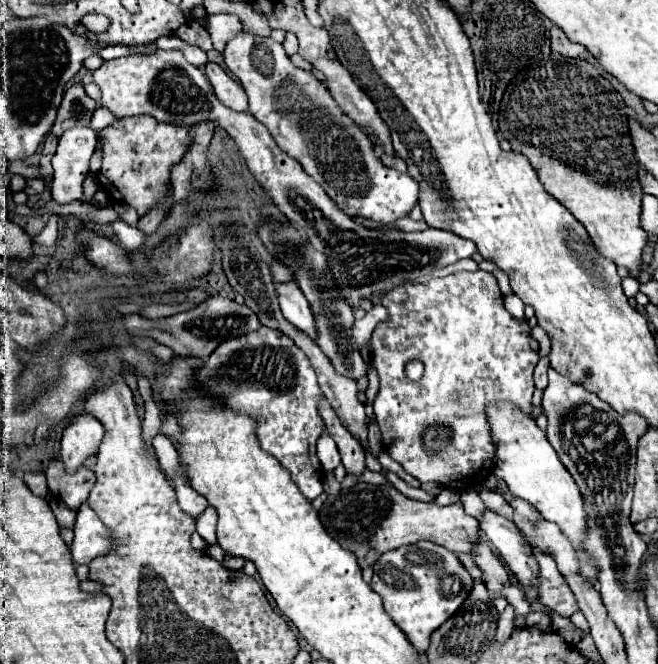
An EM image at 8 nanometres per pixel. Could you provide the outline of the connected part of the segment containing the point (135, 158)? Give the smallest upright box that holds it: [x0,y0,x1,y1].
[96,118,188,214]

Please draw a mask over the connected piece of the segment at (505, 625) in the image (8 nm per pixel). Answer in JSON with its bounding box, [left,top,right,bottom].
[496,606,514,644]

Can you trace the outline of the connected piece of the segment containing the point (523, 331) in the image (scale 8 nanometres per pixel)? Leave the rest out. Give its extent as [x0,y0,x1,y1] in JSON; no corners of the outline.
[370,270,538,492]

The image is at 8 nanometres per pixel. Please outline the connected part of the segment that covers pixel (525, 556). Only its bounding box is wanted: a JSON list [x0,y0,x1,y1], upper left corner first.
[480,508,536,586]

